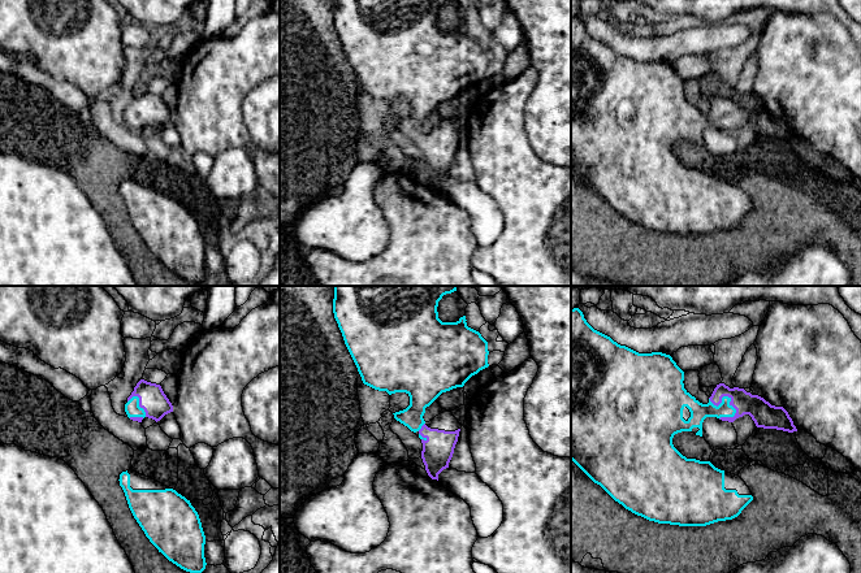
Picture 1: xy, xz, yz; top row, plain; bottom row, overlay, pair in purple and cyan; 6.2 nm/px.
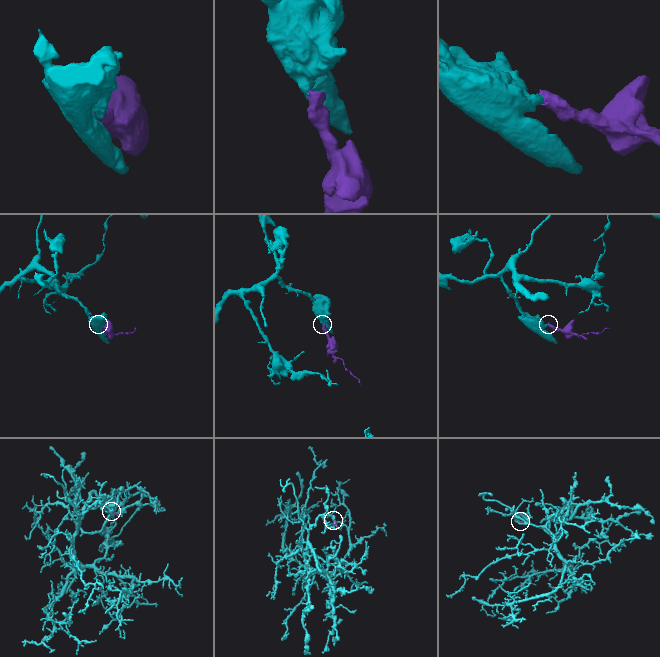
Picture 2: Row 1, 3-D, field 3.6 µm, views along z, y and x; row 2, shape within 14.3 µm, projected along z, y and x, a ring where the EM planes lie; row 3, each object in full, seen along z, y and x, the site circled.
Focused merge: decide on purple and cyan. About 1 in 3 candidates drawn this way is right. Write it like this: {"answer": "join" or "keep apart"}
{"answer": "join"}

